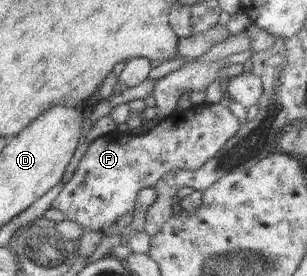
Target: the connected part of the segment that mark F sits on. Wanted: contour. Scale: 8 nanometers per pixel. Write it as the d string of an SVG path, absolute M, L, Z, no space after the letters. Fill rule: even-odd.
M195 104L189 108L174 109L165 118L141 134L131 135L125 131L105 133L93 139L78 162L72 177L64 184L63 189L52 200L51 207L61 211L63 217L81 225L86 231L101 231L112 226L122 214L132 216L135 197L142 187L153 187L158 178L167 171L175 169L193 170L200 167L207 159L213 158L216 152L236 133L241 124L227 108L217 104Z

